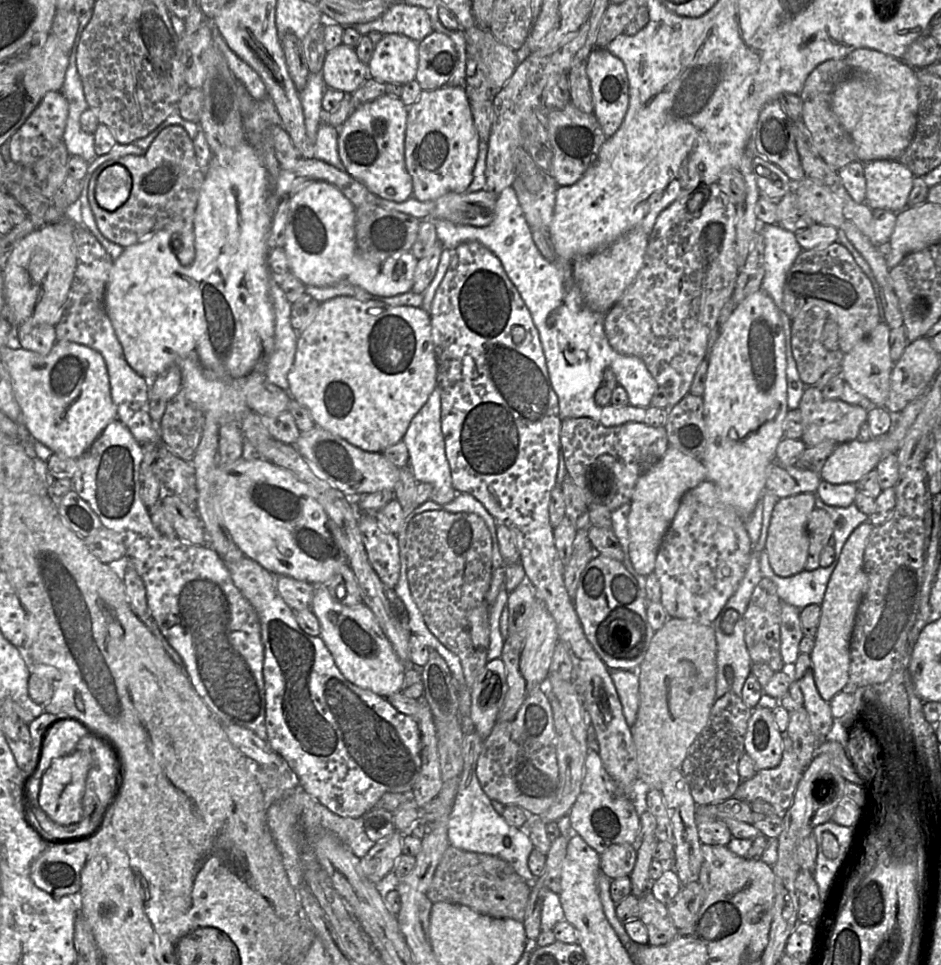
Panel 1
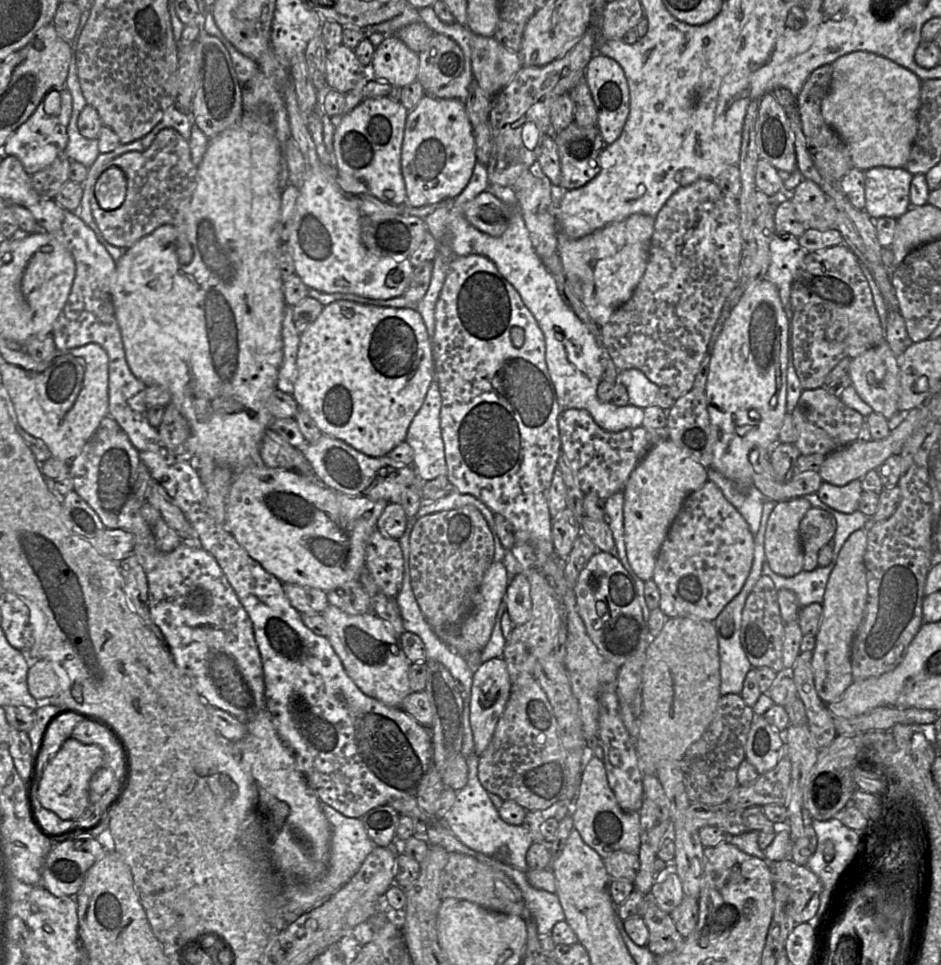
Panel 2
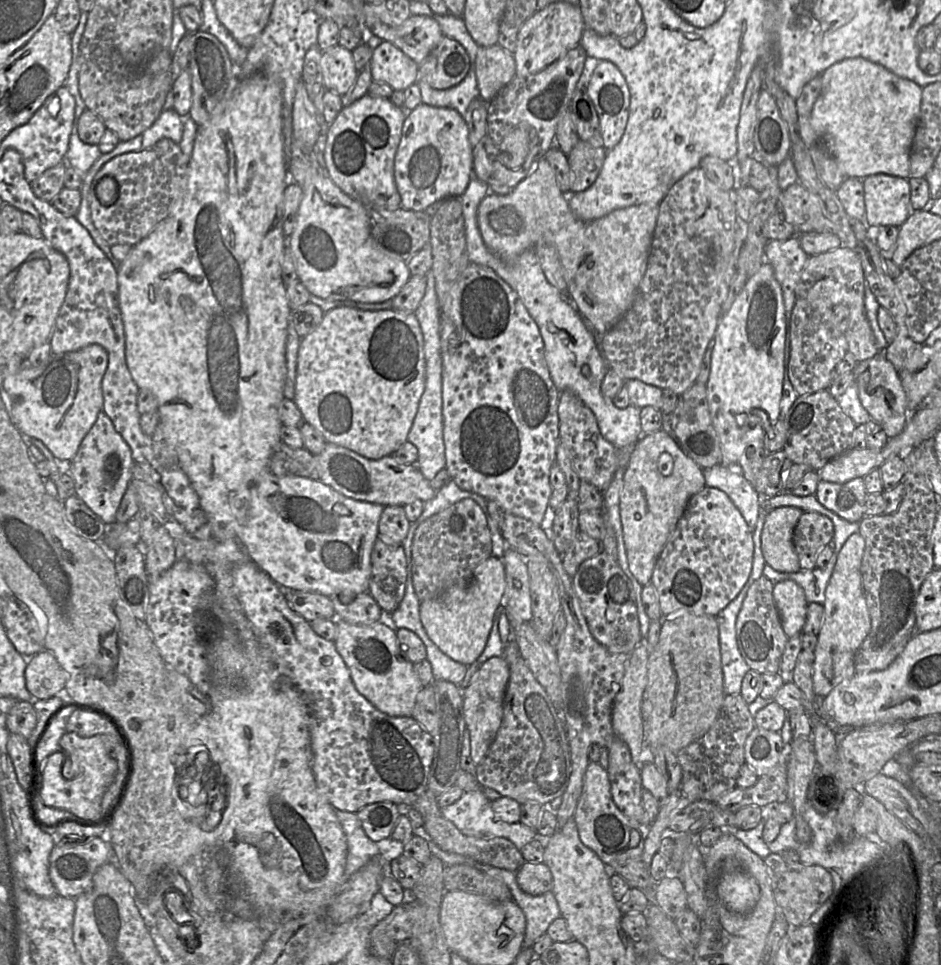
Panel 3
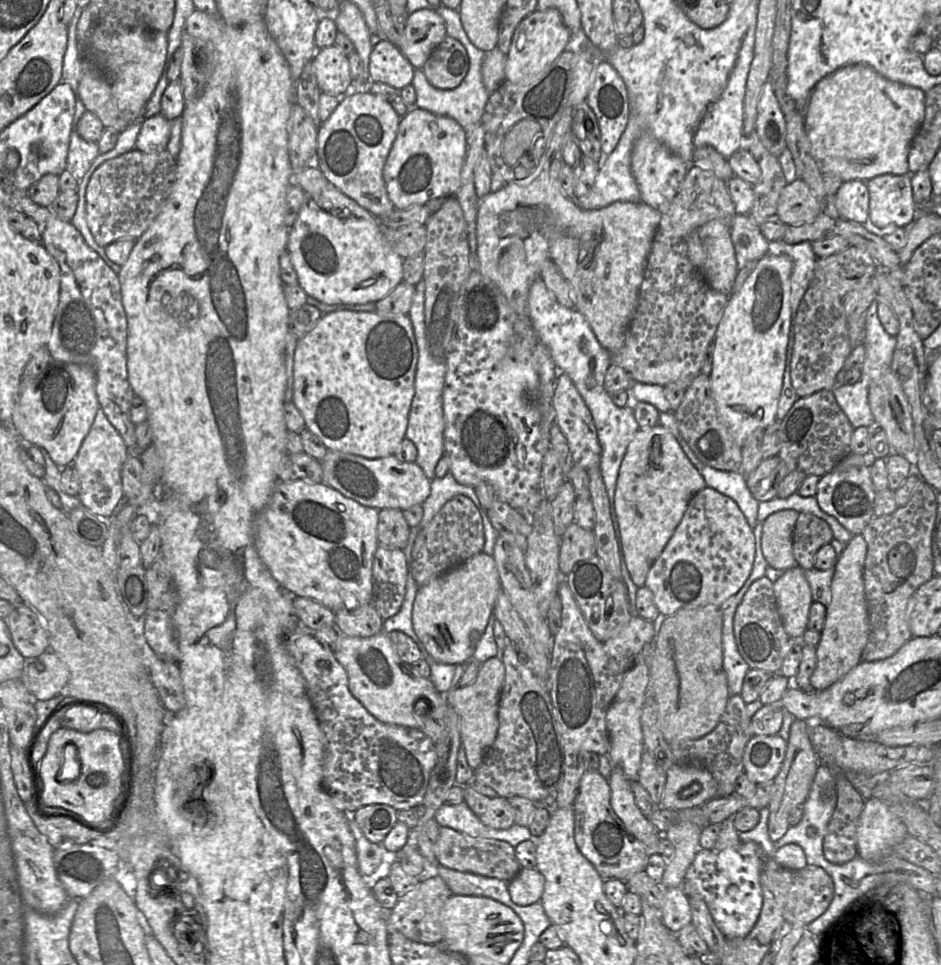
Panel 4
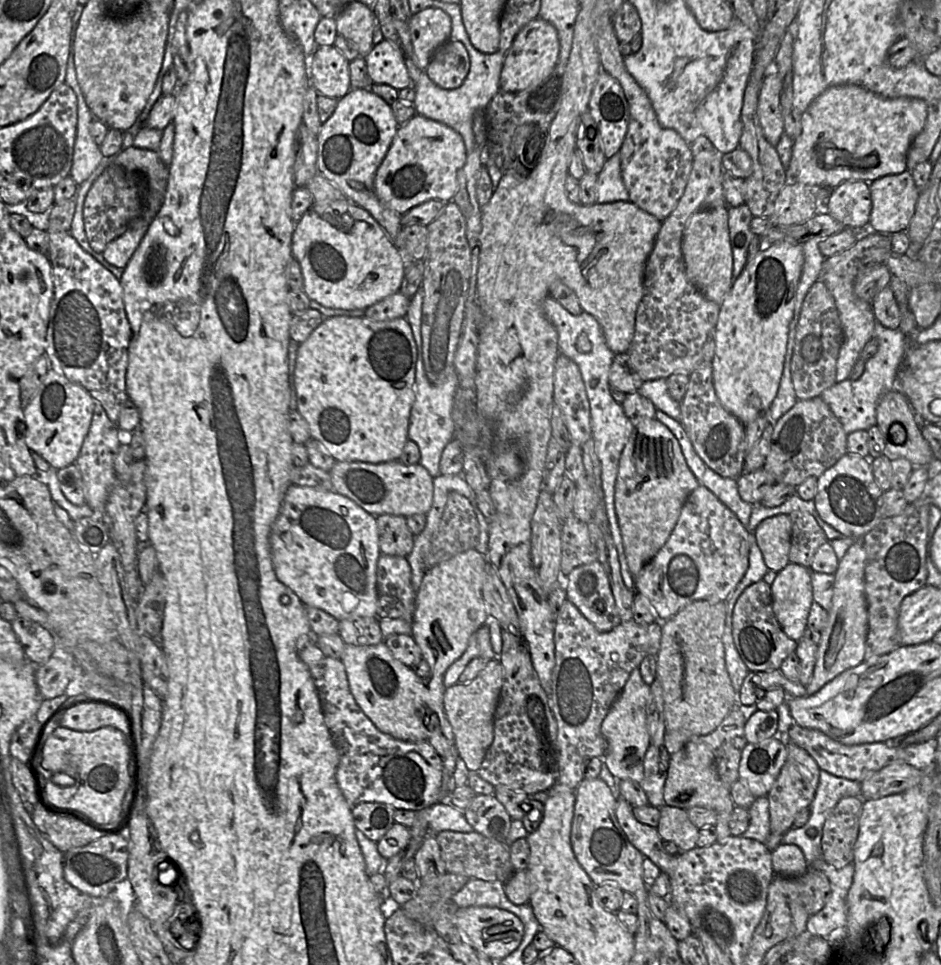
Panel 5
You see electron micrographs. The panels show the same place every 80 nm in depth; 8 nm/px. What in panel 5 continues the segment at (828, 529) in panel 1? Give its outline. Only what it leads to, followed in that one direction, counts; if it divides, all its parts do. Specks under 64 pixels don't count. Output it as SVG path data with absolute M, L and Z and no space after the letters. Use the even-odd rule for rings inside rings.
M806 511L789 514L792 524L789 562L810 568L818 548L828 541L814 517Z

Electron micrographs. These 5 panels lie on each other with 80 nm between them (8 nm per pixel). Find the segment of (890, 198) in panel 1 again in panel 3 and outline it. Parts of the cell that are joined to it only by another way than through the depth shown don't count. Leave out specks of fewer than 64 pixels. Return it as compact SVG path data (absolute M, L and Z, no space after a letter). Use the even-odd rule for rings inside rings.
M874 174L863 179L865 222L870 227L900 227L912 213L908 179Z

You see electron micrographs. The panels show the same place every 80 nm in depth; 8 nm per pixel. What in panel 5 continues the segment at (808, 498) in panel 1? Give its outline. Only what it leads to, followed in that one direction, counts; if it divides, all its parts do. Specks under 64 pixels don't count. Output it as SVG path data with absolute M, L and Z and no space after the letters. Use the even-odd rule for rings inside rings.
M789 515L764 519L753 534L769 570L778 573L790 563L792 524Z

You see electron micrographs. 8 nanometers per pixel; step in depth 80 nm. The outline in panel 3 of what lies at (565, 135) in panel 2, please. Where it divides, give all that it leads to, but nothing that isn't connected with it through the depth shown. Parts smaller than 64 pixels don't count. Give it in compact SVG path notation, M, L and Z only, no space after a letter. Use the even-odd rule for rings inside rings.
M579 139L567 155L571 169L571 192L588 189L597 179L607 155L603 145L593 146Z

